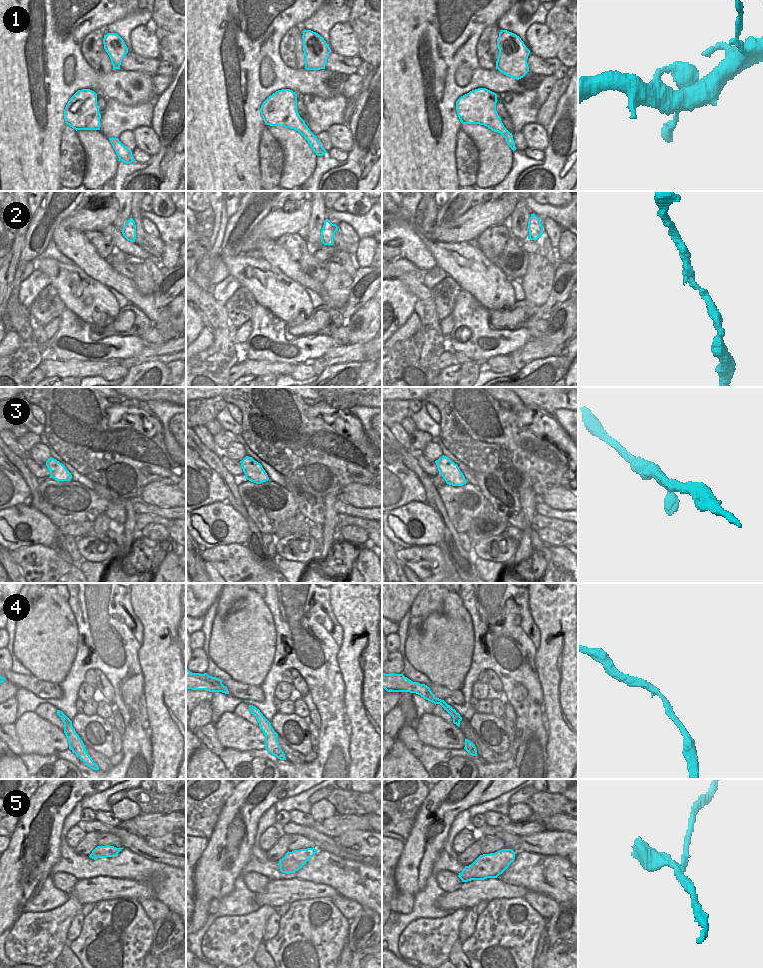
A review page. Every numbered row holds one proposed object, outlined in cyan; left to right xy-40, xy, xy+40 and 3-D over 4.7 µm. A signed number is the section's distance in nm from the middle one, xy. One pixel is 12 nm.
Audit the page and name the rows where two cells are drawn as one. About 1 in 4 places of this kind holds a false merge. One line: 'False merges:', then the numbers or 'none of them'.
False merges: none of them

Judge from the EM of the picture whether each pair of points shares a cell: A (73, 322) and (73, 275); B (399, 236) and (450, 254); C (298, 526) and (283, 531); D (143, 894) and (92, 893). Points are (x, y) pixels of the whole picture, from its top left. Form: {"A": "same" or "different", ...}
{"A": "different", "B": "different", "C": "same", "D": "same"}

